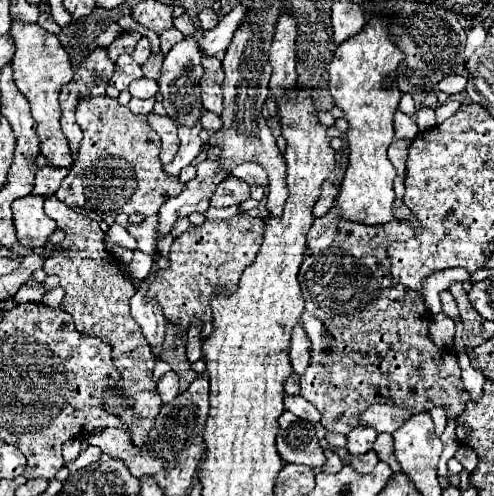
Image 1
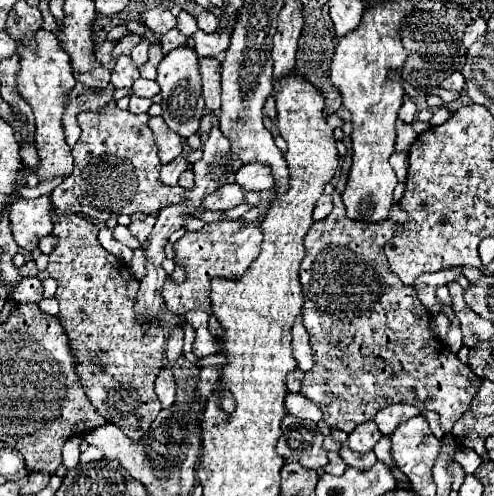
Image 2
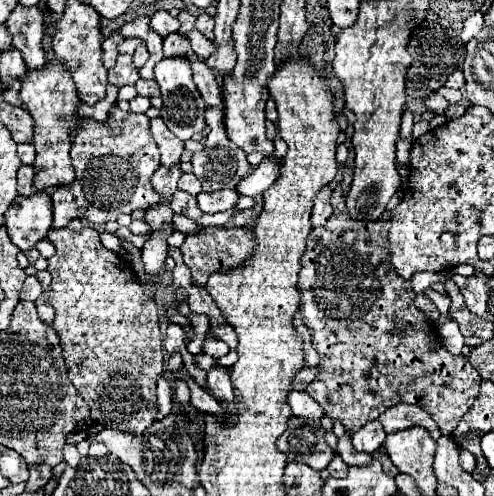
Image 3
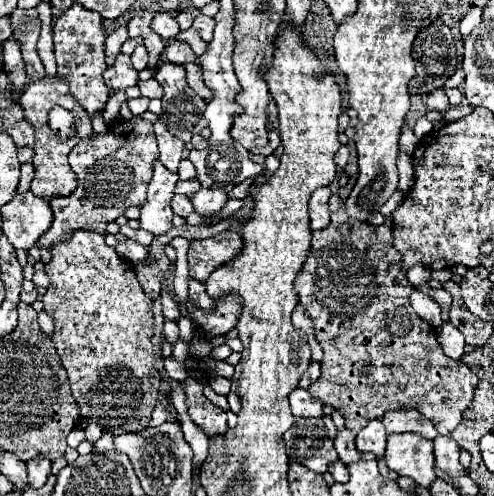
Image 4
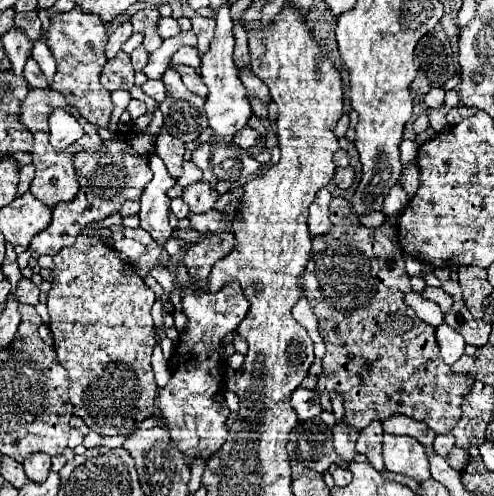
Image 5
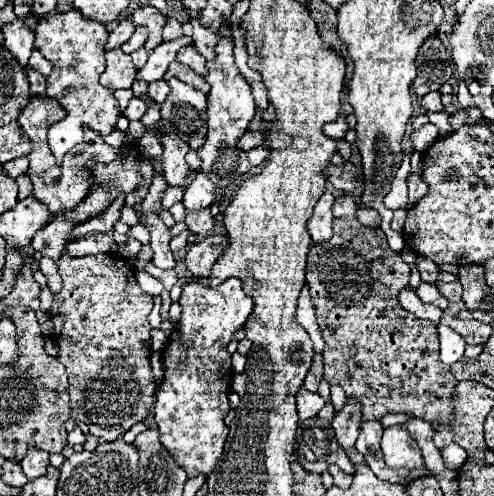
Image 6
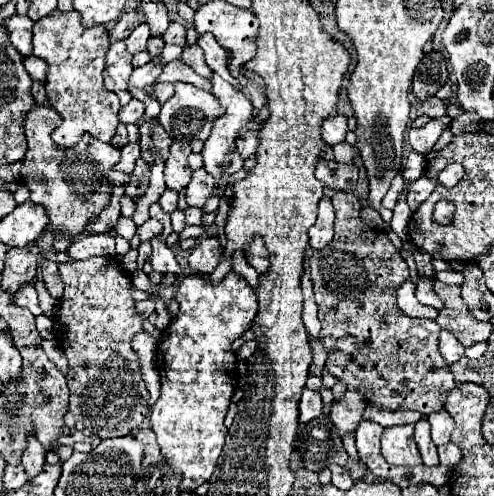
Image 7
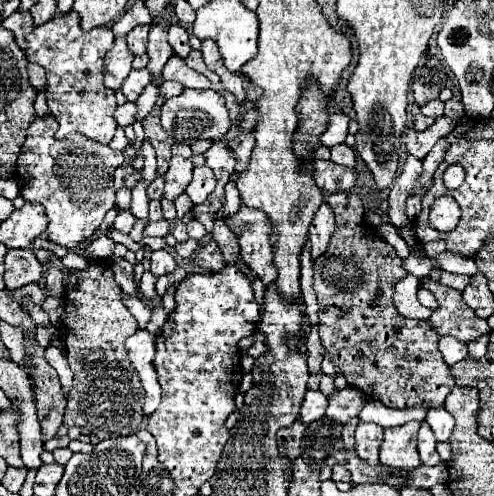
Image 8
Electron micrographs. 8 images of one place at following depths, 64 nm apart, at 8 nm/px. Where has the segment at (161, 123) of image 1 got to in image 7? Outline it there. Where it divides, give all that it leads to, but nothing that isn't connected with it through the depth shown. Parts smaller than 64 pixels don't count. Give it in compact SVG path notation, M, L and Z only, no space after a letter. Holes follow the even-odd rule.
M174 142L170 146L170 156L166 160L164 176L166 176L166 188L180 192L182 188L188 186L192 168L188 166L188 154L190 154L190 144L186 142Z

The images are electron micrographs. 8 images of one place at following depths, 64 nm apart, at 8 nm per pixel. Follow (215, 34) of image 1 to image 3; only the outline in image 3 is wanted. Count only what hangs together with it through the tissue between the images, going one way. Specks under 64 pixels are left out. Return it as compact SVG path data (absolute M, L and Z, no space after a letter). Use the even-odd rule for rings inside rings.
M190 30L190 32L186 34L186 38L192 42L192 50L196 52L196 56L198 56L200 60L206 60L206 56L210 56L210 54L214 52L212 40L206 40L198 30Z

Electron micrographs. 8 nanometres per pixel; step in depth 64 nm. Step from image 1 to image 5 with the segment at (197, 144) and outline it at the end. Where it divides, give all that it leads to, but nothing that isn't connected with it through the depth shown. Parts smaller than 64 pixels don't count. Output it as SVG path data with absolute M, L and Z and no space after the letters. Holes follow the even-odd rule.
M156 154L150 158L150 168L154 178L144 188L144 196L140 196L140 226L164 248L164 242L172 236L172 226L168 224L168 190L176 180L172 180L168 172L160 172L160 158Z

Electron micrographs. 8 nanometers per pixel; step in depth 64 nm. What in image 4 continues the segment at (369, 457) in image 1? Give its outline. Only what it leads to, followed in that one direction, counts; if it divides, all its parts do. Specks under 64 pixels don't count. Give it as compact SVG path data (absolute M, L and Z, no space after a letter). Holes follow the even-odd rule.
M350 430L336 432L334 446L336 446L336 452L340 456L340 462L344 462L344 464L360 460L360 452L354 448L354 438L356 438L356 434Z

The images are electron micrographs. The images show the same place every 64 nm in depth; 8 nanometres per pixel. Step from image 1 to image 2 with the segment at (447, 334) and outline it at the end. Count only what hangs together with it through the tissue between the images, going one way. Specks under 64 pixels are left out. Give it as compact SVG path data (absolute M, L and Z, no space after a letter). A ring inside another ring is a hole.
M436 314L434 316L434 336L442 340L446 336L448 328L450 328L450 320L444 314Z

